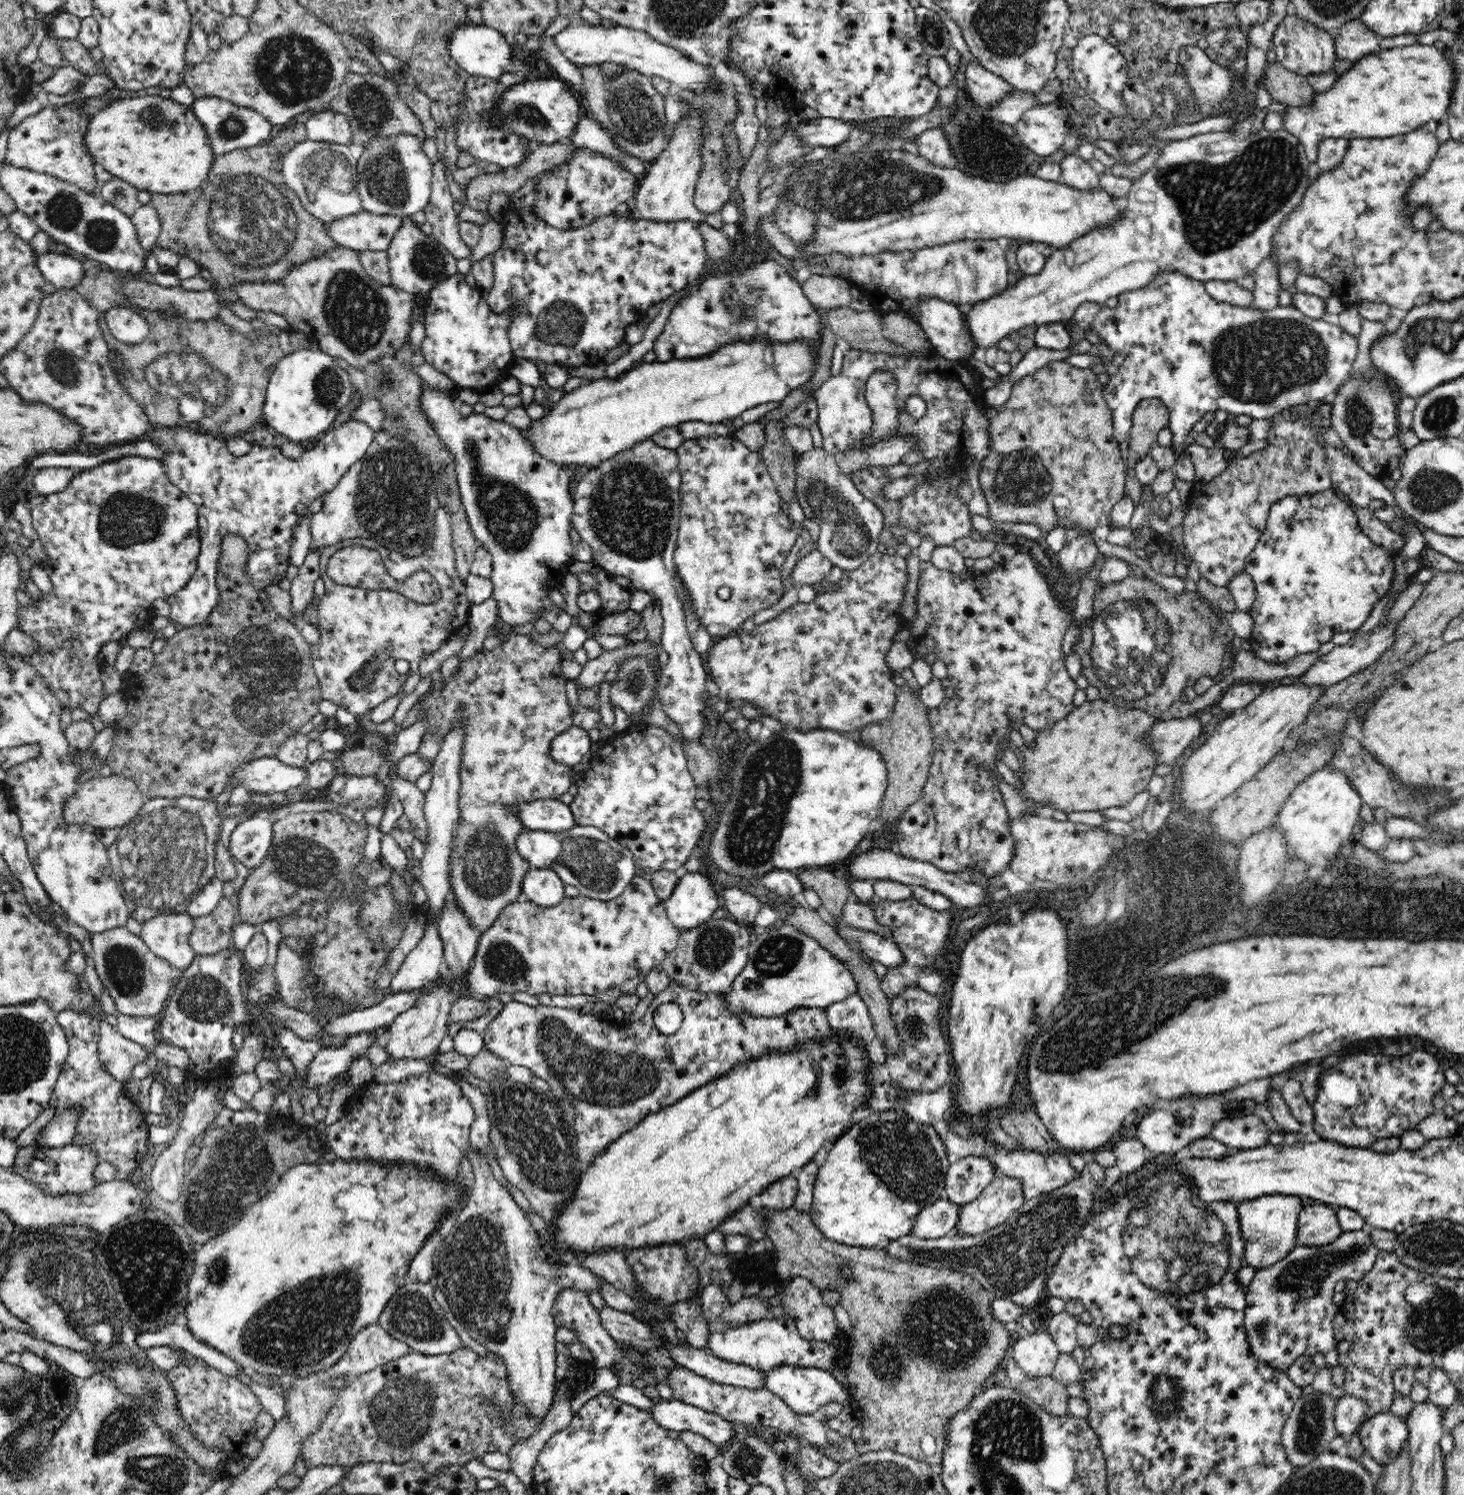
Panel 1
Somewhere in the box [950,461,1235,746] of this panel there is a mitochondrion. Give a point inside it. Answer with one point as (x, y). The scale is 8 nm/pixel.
(1129, 646)

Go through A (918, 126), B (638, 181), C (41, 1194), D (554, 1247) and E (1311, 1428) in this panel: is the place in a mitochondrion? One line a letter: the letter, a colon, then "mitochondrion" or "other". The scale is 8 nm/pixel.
A: other
B: other
C: other
D: other
E: mitochondrion

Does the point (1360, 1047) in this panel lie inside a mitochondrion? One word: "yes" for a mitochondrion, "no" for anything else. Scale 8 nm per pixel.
no

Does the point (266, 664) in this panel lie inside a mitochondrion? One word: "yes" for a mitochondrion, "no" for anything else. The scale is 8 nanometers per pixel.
yes

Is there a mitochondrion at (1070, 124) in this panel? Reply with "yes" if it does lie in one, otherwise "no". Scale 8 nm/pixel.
no

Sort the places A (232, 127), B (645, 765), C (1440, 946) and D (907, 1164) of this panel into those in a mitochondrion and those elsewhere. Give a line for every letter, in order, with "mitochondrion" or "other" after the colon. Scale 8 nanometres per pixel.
A: mitochondrion
B: other
C: other
D: mitochondrion

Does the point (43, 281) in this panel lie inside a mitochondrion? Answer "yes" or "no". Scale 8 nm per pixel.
no

